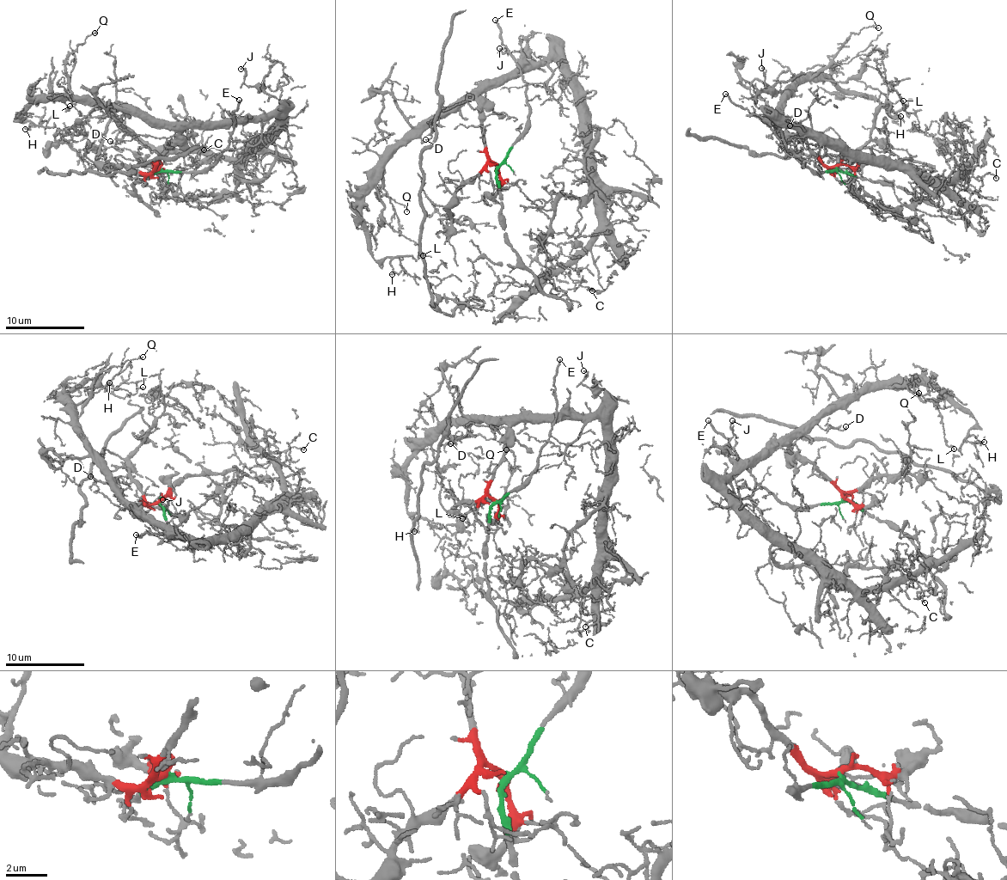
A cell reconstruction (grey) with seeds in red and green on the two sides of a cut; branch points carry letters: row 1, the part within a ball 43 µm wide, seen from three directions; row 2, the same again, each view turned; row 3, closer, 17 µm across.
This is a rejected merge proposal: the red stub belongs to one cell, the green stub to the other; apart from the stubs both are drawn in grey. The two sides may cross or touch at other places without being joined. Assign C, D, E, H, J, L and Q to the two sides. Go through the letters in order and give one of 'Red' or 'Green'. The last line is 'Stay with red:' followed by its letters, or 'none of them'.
C: Red
D: Red
E: Green
H: Red
J: Red
L: Red
Q: Red
Stay with red: C, D, H, J, L, Q

